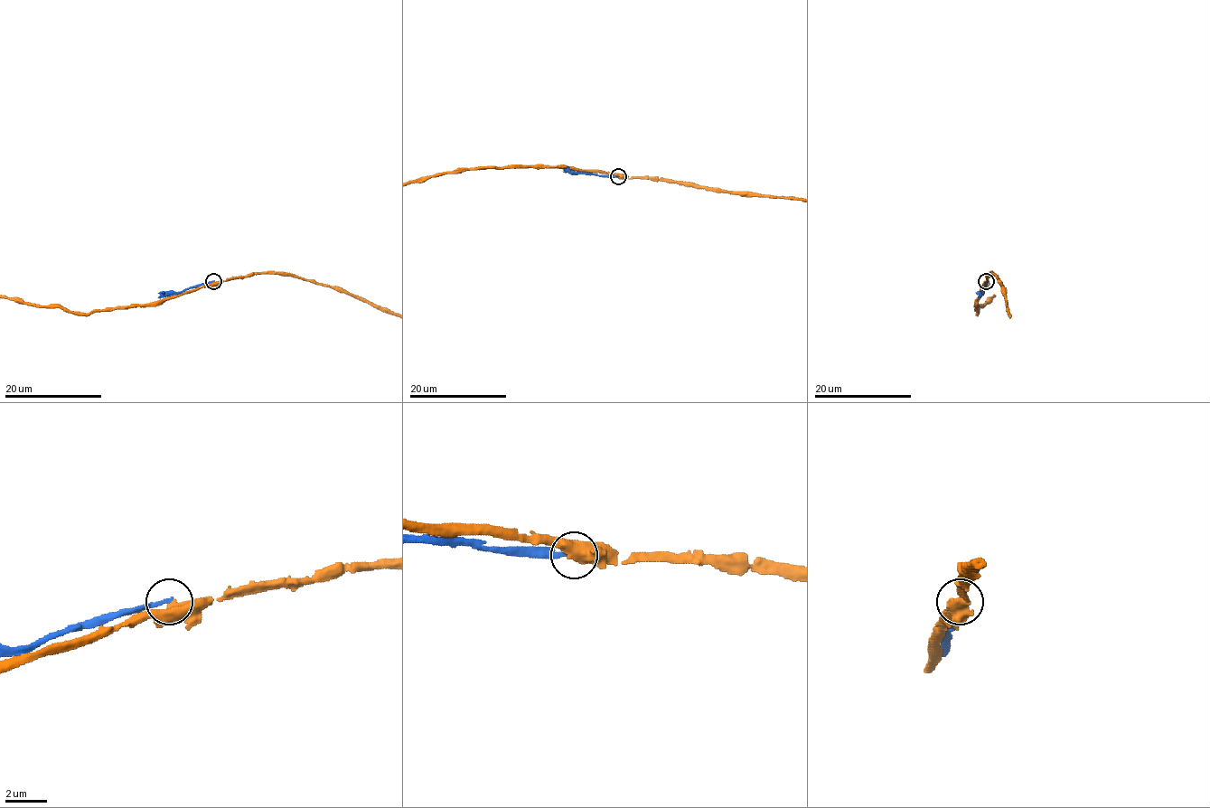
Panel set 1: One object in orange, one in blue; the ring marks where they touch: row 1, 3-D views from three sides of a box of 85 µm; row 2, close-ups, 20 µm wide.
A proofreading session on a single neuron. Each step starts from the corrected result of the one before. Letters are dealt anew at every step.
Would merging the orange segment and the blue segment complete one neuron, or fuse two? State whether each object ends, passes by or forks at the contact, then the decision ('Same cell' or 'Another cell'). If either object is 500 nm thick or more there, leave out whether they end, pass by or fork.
Another cell

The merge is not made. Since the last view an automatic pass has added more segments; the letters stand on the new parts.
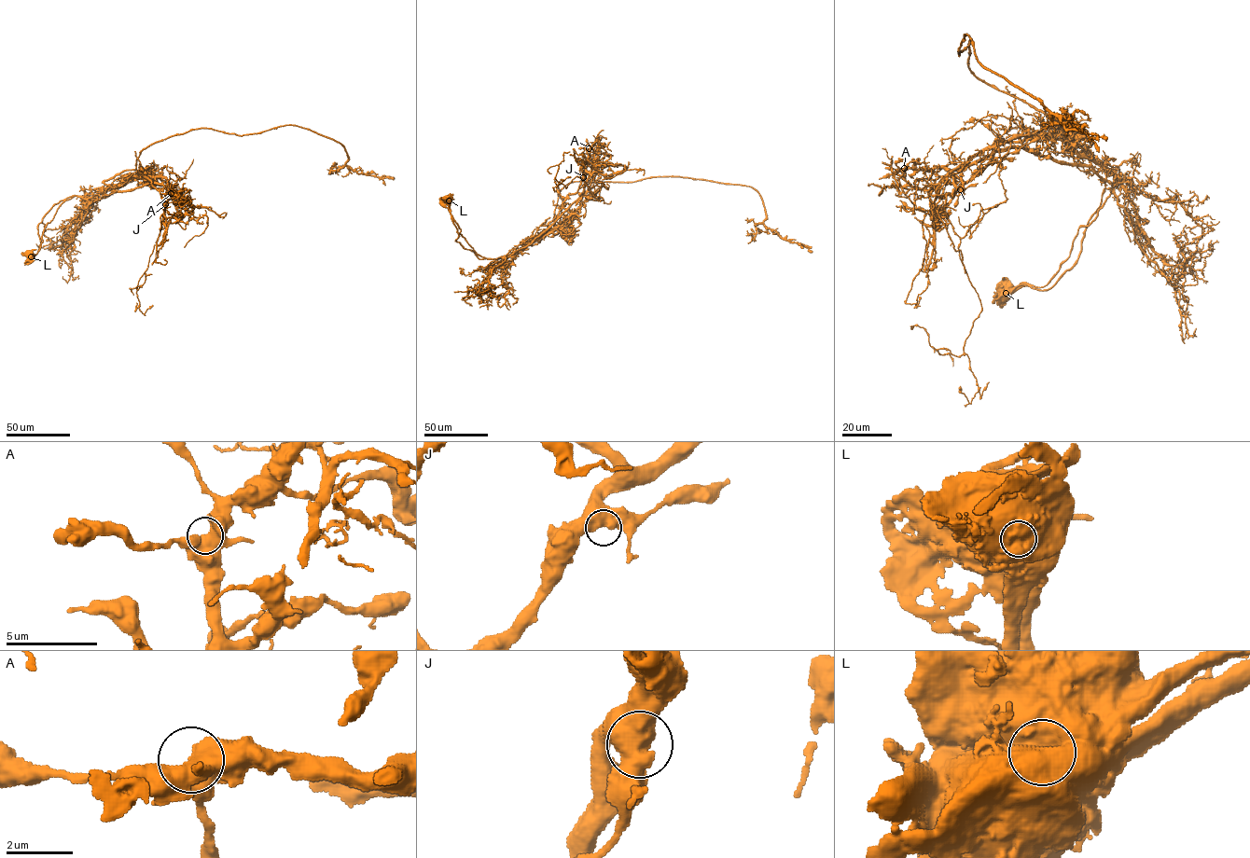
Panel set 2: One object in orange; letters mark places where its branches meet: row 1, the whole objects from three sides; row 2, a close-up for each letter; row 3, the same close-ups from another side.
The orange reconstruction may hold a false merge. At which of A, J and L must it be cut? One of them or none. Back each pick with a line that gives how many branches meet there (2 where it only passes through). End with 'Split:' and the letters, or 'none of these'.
L: Branches: 1
Split: L

